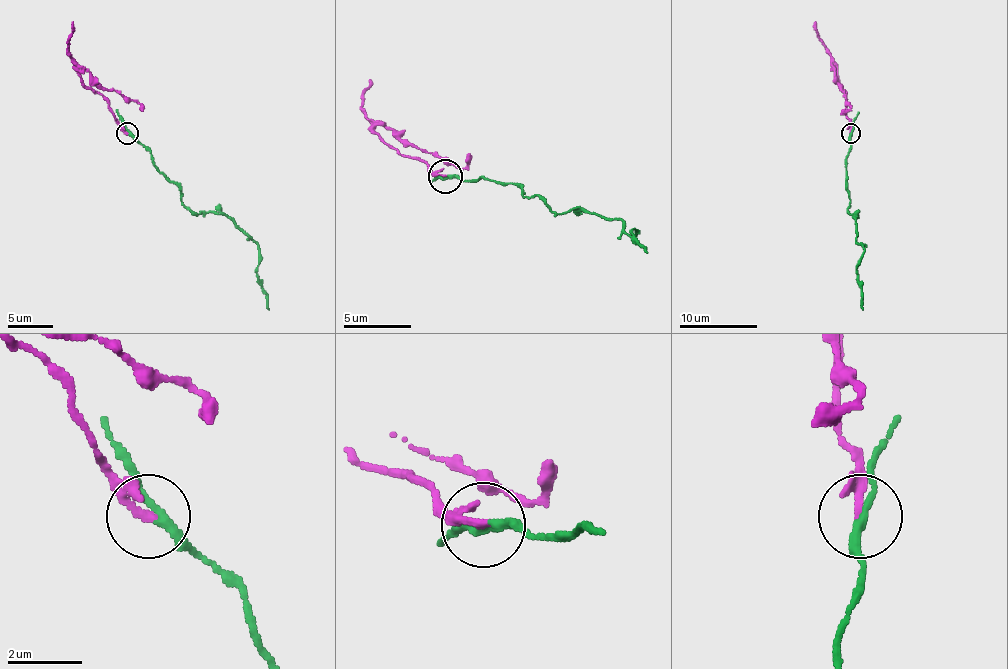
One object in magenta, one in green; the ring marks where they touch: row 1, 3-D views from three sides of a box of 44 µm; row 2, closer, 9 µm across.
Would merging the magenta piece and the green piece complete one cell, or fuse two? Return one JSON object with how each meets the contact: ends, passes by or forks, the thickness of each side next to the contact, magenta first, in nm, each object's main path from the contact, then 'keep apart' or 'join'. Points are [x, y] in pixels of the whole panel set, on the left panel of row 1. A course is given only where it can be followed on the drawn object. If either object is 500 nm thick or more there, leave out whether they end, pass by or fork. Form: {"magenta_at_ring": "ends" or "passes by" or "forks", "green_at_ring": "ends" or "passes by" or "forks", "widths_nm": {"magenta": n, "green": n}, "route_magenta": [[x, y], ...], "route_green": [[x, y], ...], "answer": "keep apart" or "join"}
{"magenta_at_ring": "ends", "green_at_ring": "passes by", "widths_nm": {"magenta": 220, "green": 200}, "route_magenta": [[127, 134], [99, 94], [83, 83], [79, 71], [88, 71], [106, 89], [138, 101], [142, 111]], "route_green": [[129, 134], [181, 190], [181, 201], [192, 212], [224, 213], [253, 240], [256, 277], [269, 309]], "answer": "keep apart"}

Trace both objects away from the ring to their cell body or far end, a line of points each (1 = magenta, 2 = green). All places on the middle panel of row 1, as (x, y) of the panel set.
1: (444, 176), (405, 158), (382, 138), (376, 127), (400, 130), (416, 150), (462, 167), (469, 153)
2: (447, 176), (516, 183), (558, 215), (585, 208), (634, 236), (634, 229), (648, 252)

